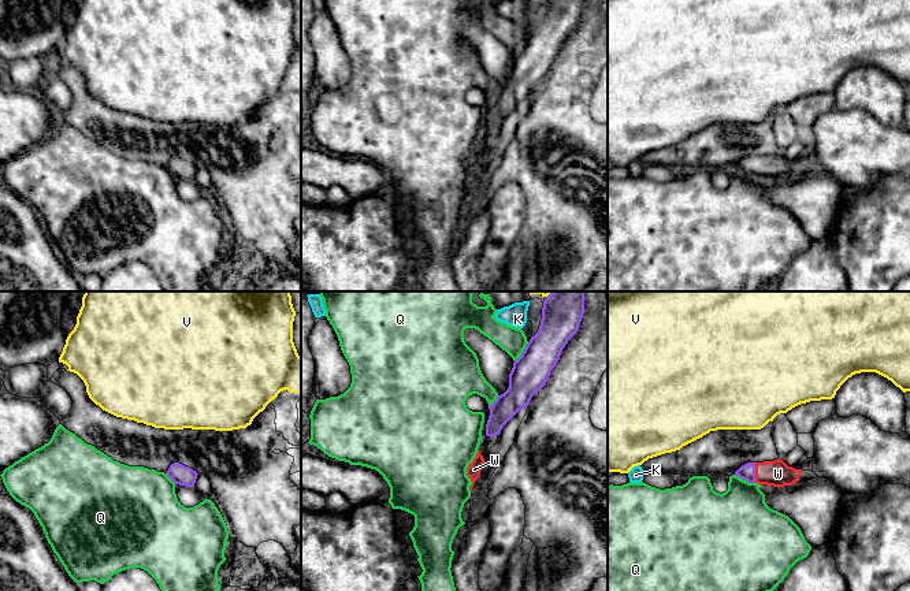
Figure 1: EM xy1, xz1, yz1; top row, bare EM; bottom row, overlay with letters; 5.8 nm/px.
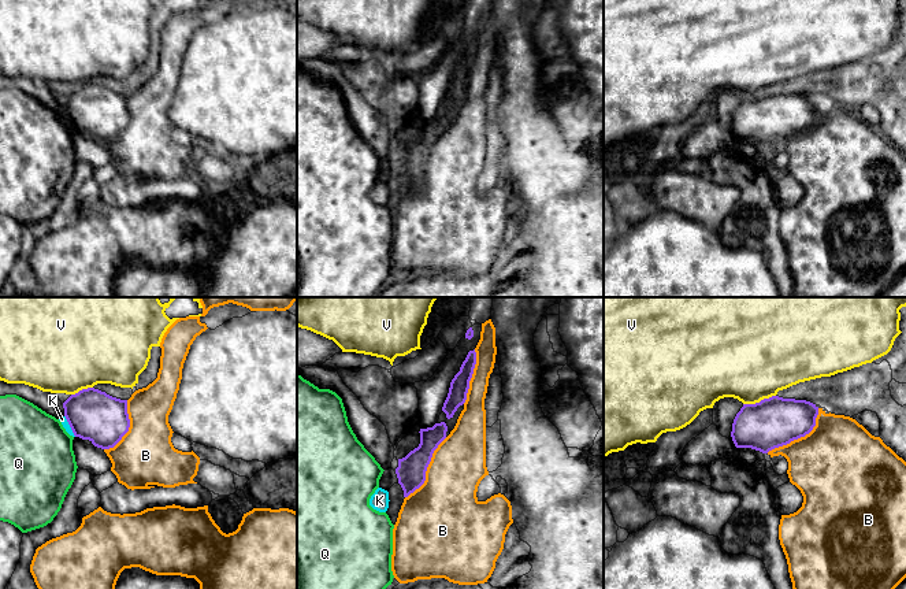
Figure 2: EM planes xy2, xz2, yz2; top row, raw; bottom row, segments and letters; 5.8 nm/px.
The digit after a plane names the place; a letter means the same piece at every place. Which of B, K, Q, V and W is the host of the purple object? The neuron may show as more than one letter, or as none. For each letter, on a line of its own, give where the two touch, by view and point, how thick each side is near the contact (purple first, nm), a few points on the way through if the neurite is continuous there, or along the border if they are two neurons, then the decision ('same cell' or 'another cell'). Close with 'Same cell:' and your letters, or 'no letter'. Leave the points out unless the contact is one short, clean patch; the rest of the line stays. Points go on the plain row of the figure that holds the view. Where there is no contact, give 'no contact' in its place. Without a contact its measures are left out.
B: contact yz2 (799, 130); calibres 300 and 460 nm; another cell
K: contact xy2 (70, 119); calibres 300 and 40 nm; border xy2 (65, 108), (75, 129); another cell
Q: contact yz1 (745, 173); calibres 100 and 380 nm; another cell
V: contact yz2 (760, 95); calibres 300 and 480 nm; another cell
W: contact yz1 (754, 166); calibres 100 and 160 nm; way yz1 (747, 166), (754, 166), (777, 167); same cell
Same cell: W

